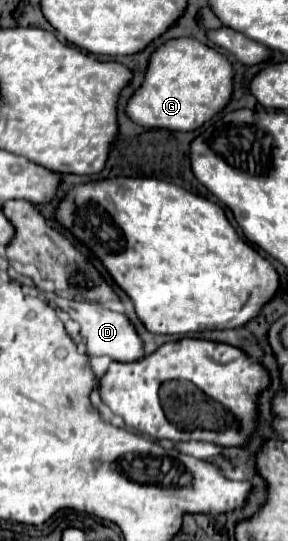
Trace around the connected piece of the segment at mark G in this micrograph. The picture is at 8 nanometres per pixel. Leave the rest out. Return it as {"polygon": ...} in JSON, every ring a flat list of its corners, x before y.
{"polygon":[[193,38,171,40,151,56,145,82,131,98,127,114,145,128,193,132,231,102,233,78,233,64,215,48]]}

